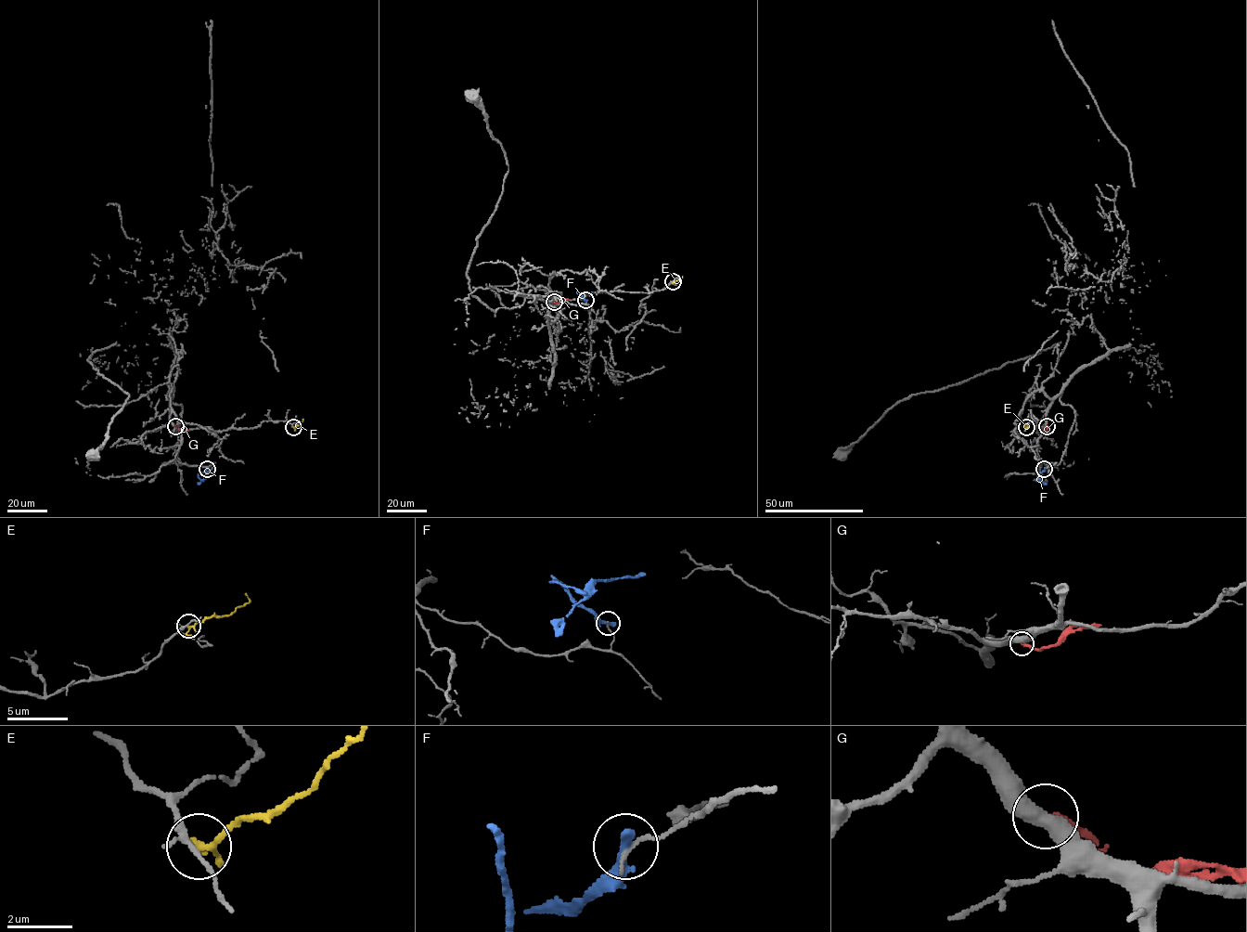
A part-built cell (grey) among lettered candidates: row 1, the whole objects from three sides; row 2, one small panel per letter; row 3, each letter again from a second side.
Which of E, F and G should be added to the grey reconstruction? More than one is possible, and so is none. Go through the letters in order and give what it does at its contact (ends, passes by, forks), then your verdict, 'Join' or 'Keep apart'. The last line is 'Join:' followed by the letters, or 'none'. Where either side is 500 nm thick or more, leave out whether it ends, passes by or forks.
E: It ends there. Keep apart
F: It ends there. Keep apart
G: It ends there. Keep apart
Join: none

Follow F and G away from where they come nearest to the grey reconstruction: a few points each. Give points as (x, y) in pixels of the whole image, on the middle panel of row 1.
F: (585, 300), (577, 293), (592, 291)
G: (554, 302), (567, 299)

